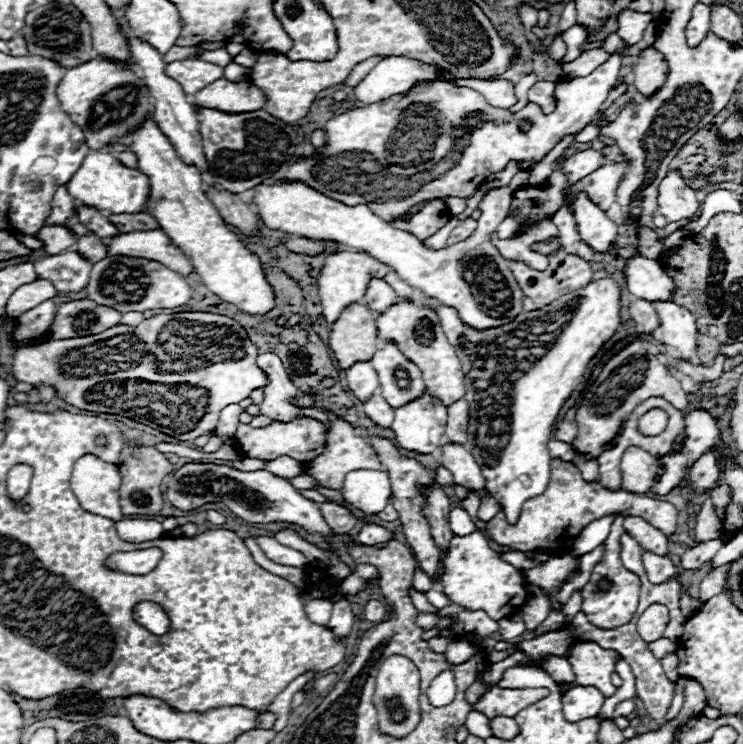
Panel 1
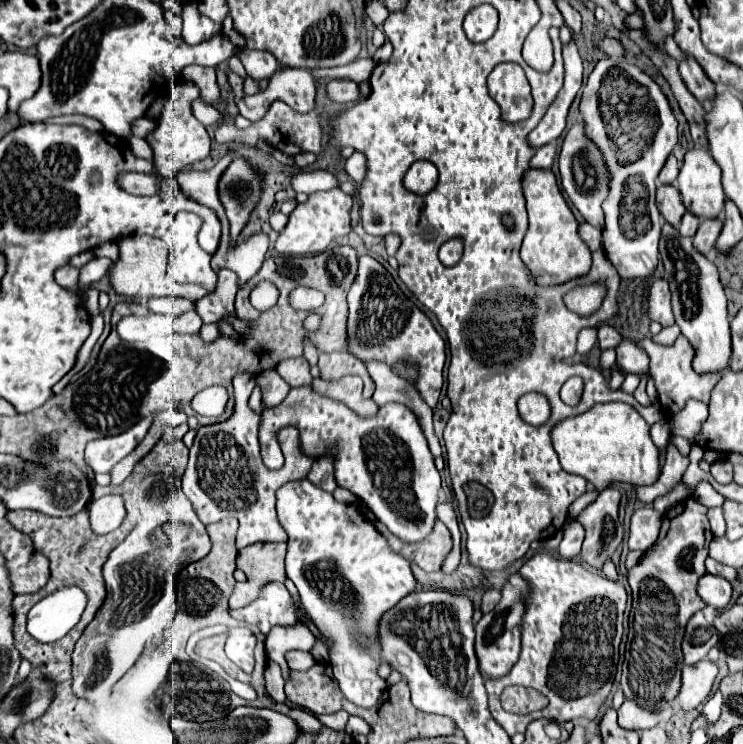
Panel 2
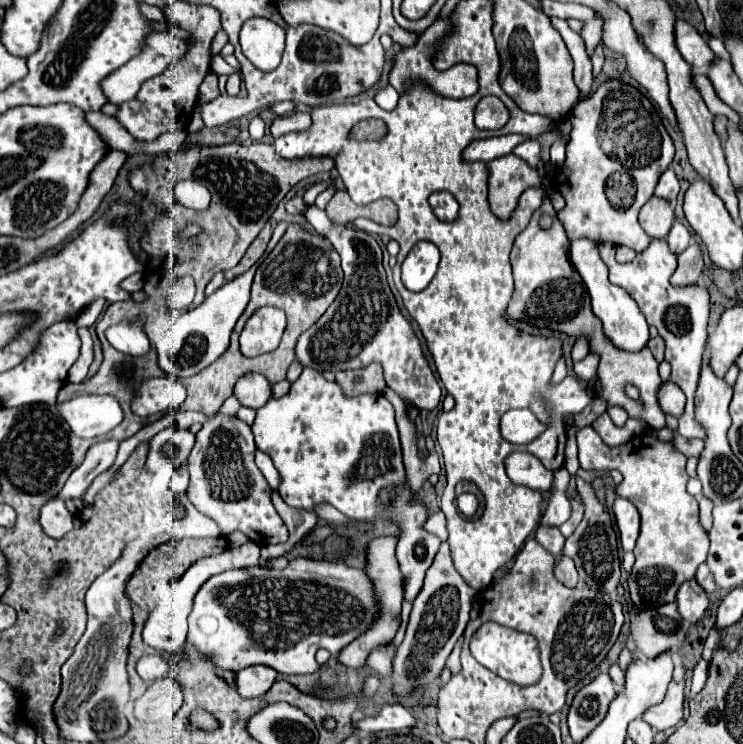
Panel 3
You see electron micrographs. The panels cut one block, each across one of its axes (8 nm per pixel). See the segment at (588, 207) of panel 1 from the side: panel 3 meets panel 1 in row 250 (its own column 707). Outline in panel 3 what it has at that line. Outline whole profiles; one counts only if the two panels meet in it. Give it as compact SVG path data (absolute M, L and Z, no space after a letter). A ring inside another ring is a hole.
M688 580L678 588L676 604L678 604L678 612L684 620L698 622L702 618L704 610L708 608L710 600L708 600L708 594L700 588L700 584L696 584L696 580Z

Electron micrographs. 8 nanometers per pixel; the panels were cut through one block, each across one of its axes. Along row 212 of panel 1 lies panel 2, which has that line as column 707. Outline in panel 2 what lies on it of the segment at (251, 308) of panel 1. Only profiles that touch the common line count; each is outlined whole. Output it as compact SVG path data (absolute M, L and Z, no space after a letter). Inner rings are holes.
M694 148L686 154L678 176L678 190L686 210L698 218L720 218L724 210L724 190L720 182L720 166L712 160L708 148Z

